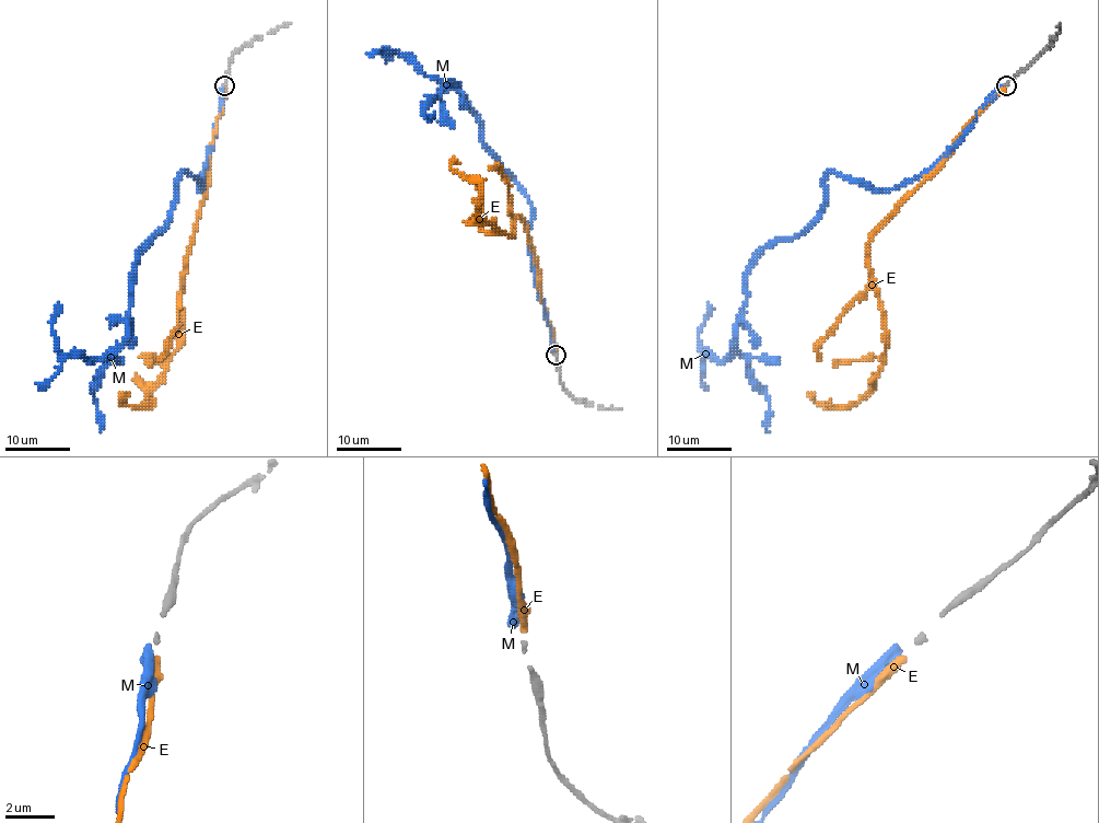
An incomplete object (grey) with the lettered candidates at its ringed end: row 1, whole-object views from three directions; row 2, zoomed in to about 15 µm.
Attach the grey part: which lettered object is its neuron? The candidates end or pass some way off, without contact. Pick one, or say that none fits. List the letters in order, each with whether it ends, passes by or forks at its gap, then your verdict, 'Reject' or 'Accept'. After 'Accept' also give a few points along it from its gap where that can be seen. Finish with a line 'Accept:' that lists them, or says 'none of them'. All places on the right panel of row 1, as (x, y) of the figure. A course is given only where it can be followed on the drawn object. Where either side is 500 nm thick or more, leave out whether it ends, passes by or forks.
E: It ends there. Accept. Its course: (1004, 89), (869, 243), (886, 329), (873, 386), (836, 407), (818, 404), (813, 393)
M: It ends there. Reject
Accept: E

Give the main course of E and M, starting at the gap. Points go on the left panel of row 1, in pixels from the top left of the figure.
E: (225, 89), (210, 152), (209, 184), (182, 286), (182, 345), (148, 395), (148, 407), (120, 404), (129, 393)
M: (223, 85), (198, 190), (183, 171), (131, 271), (125, 338), (98, 358), (61, 352), (58, 302)

